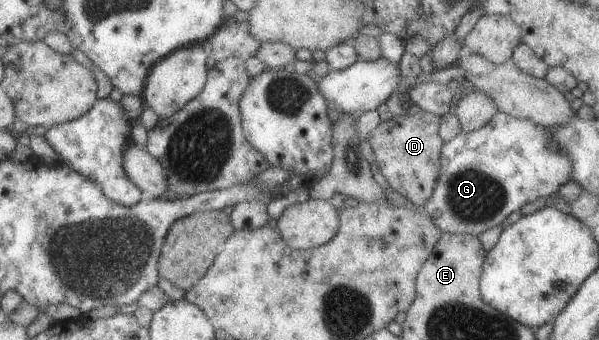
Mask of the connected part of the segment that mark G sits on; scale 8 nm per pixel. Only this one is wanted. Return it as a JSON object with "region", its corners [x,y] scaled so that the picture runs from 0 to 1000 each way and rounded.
{"region":[[[830,326],[801,379],[763,391],[760,403],[738,421],[733,438],[730,535],[706,621],[738,682],[795,694],[836,659],[850,626],[863,621],[876,597],[928,568],[937,544],[952,529],[950,509],[953,474],[943,450],[930,444],[930,426],[923,421],[923,409],[917,409],[913,376]]]}

